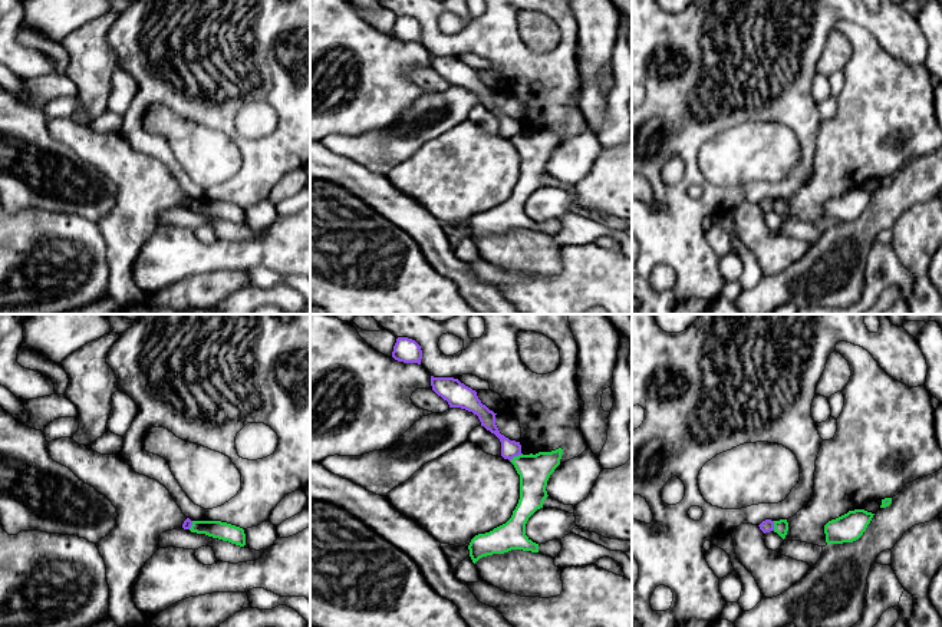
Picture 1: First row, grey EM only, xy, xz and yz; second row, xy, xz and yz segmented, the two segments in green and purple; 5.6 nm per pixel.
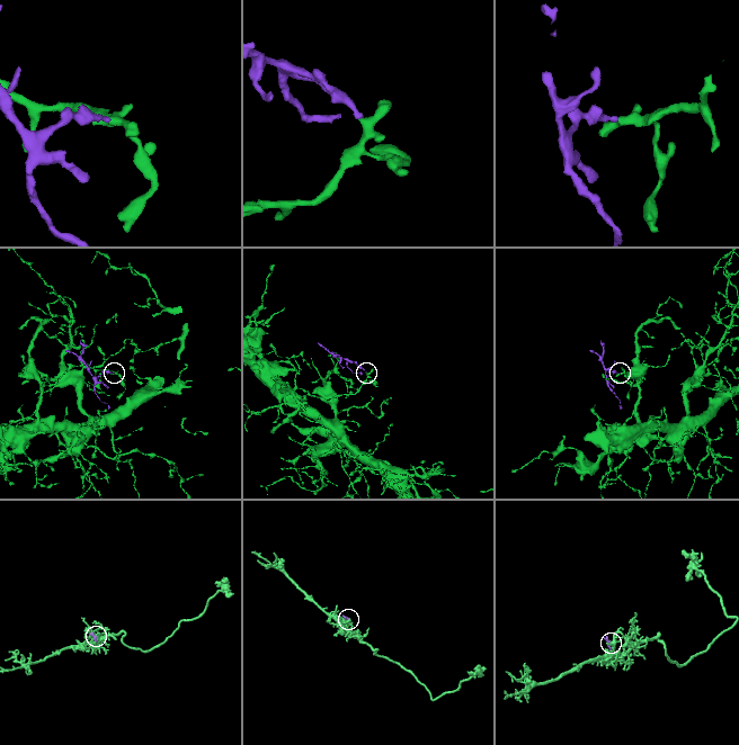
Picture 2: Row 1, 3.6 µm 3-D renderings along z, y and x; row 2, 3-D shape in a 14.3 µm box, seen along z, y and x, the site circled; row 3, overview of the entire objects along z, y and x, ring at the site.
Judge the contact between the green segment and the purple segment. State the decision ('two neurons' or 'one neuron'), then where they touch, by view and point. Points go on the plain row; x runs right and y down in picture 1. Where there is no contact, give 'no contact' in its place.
two neurons; meets green in xz at (516, 135)

